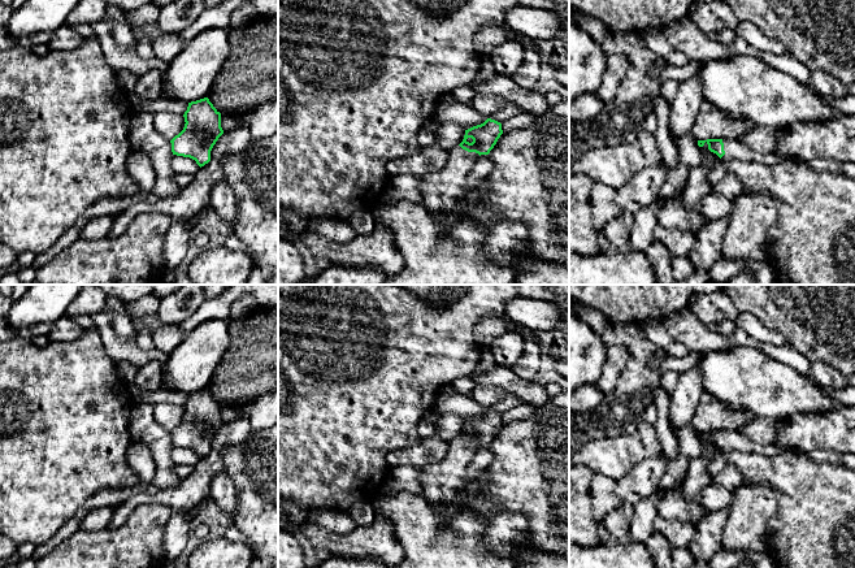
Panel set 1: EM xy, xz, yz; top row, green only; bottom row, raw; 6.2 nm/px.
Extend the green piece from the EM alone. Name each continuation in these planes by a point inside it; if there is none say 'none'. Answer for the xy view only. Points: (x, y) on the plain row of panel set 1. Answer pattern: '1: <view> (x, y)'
none

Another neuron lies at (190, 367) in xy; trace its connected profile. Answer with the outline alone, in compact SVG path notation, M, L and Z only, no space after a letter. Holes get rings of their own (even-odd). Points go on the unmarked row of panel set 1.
M212 318L200 324L162 365L165 389L186 394L208 389L229 343L229 320Z

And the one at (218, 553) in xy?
M223 537L201 541L190 554L188 568L248 568L253 550Z

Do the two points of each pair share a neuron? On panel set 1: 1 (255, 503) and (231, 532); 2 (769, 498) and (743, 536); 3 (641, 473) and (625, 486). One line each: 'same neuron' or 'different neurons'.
1: different neurons
2: same neuron
3: same neuron

